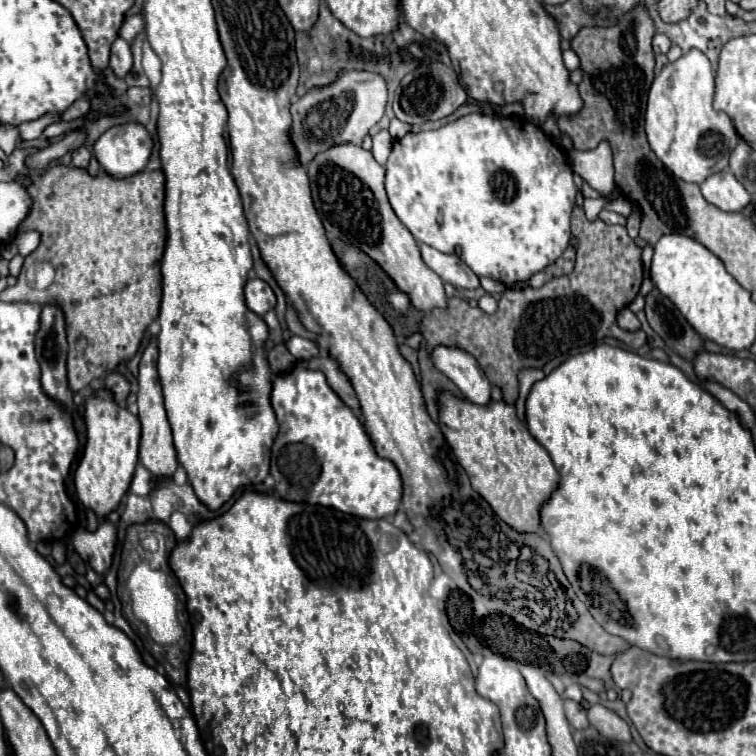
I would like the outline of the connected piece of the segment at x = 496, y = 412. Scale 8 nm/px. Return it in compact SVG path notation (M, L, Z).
M453 395L439 397L439 427L451 445L457 463L467 471L471 487L491 505L495 515L505 521L517 533L543 535L541 529L541 507L559 487L559 473L549 457L549 453L531 437L525 423L515 415L515 407L505 401L491 401L489 405L473 405L469 401L455 399Z

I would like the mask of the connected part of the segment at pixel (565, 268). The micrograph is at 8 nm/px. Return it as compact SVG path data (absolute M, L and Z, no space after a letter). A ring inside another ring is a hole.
M569 245L567 251L565 251L551 267L543 269L539 275L533 275L533 277L529 279L529 285L531 285L531 287L541 287L543 283L547 283L547 281L553 279L553 277L569 275L569 273L575 269L575 251L577 251L577 249L575 249L573 245Z

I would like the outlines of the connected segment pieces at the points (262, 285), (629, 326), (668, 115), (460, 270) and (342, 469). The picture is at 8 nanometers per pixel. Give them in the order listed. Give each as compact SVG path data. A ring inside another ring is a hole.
M253 277L245 283L245 303L253 313L265 315L275 307L275 293L263 279Z
M623 307L617 311L617 325L621 329L627 329L627 331L637 331L641 327L639 319L635 317L635 313L629 307Z
M691 49L675 63L667 63L649 91L645 113L649 145L667 169L687 183L699 185L709 175L725 171L731 151L739 143L731 119L723 111L713 109L713 89L715 77L709 59L699 49Z
M419 245L421 257L429 269L433 269L445 283L461 289L479 289L479 277L457 255L445 255L429 245Z
M297 365L293 373L273 377L271 405L277 419L285 419L271 447L271 477L281 499L323 505L361 519L395 515L401 503L399 471L375 453L367 429L329 387L325 373Z

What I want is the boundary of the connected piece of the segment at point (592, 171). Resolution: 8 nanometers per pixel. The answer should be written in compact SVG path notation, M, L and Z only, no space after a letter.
M601 141L591 151L571 151L569 163L575 173L579 173L593 189L603 195L611 193L615 187L613 181L613 151L609 141Z

